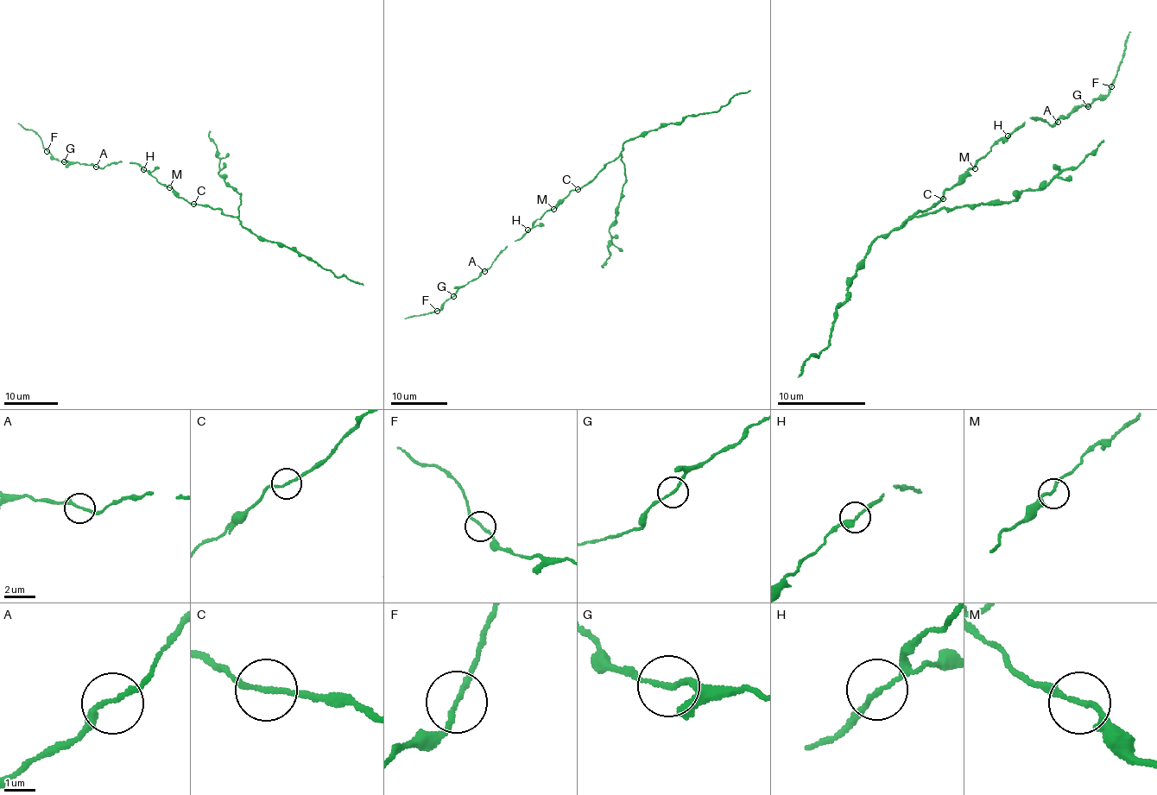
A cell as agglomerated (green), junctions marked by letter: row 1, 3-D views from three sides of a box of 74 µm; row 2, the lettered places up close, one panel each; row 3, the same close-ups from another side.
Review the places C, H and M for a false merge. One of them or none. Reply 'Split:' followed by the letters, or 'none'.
Split: none

